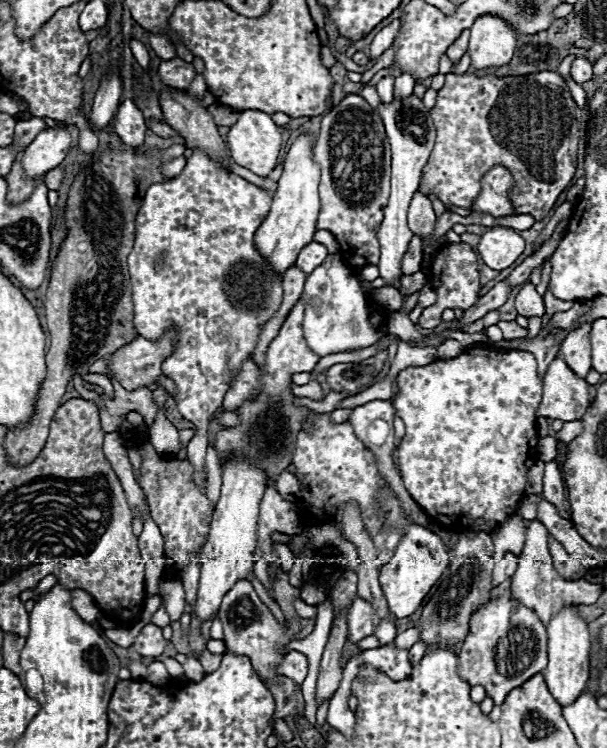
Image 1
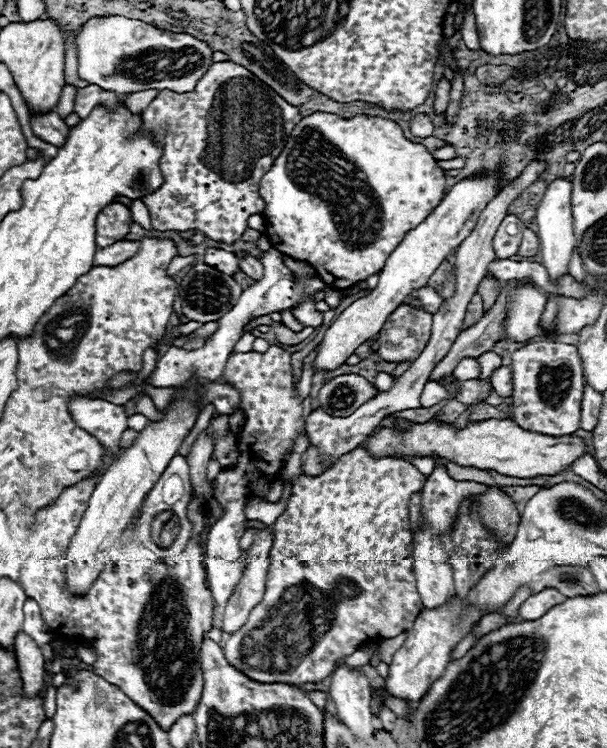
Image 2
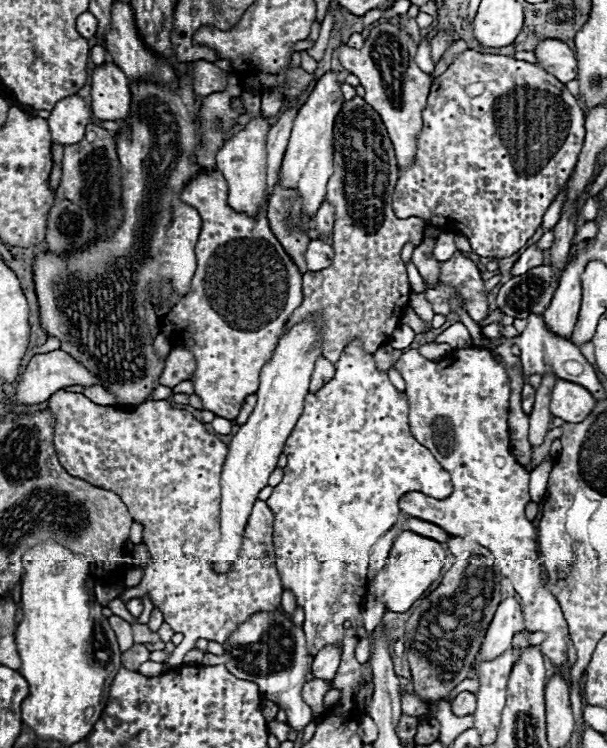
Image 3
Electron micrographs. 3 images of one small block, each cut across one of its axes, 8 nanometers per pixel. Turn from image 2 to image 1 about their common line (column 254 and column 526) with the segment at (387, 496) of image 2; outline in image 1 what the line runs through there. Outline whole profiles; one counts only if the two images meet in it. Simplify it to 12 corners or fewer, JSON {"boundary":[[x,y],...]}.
{"boundary":[[510,590],[482,604],[460,676],[494,704],[546,668],[546,628]]}

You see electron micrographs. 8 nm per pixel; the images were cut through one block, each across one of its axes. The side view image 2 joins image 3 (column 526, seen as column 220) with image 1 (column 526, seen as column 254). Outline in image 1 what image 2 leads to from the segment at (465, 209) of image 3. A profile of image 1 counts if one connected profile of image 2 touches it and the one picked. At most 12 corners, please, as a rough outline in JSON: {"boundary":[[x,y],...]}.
{"boundary":[[556,72],[446,74],[420,192],[470,208],[496,164],[542,220],[578,160]]}

